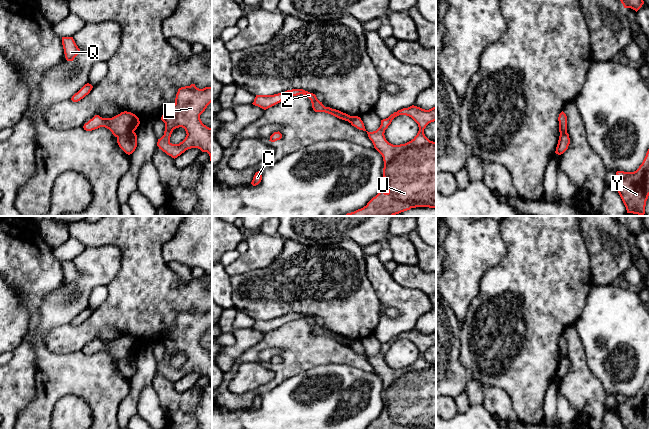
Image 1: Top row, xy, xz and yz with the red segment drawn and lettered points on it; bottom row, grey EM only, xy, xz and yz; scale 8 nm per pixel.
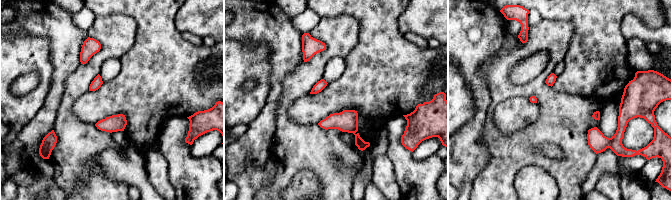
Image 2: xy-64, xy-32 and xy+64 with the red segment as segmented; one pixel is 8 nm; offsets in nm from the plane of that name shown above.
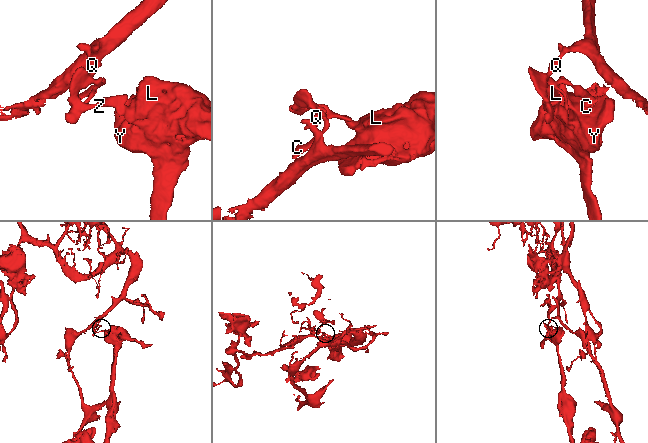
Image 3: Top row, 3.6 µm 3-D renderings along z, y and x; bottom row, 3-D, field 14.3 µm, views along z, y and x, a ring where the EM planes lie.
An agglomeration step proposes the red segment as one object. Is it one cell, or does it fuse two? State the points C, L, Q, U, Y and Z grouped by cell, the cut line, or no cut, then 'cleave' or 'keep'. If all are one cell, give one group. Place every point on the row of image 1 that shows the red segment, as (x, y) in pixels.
groups C Q Z / L U Y; cut xy (133, 130), (117, 138); cleave

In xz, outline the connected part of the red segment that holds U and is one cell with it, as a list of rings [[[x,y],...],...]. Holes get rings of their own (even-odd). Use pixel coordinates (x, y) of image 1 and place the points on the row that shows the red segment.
[[[412,105],[394,112],[381,120],[381,125],[376,131],[368,132],[360,117],[349,115],[348,122],[357,129],[366,131],[374,148],[382,155],[383,184],[387,186],[388,192],[380,190],[366,206],[345,216],[394,216],[416,207],[436,208],[436,142],[430,141],[424,134],[426,126],[434,121],[436,121],[436,106],[425,110]],[[399,115],[411,117],[418,124],[419,131],[411,141],[393,145],[386,140],[384,133],[392,120]]]

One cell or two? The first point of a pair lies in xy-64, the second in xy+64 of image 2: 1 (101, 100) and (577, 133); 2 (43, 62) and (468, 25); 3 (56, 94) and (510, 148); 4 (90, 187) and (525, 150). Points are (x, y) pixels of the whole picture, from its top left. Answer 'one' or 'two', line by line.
1: two
2: two
3: two
4: one

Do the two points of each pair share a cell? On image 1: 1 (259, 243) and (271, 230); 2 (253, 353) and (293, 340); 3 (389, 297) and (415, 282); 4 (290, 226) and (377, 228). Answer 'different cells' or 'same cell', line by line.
1: different cells
2: same cell
3: different cells
4: same cell

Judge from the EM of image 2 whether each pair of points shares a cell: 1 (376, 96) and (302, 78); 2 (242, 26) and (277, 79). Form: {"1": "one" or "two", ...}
{"1": "two", "2": "one"}

